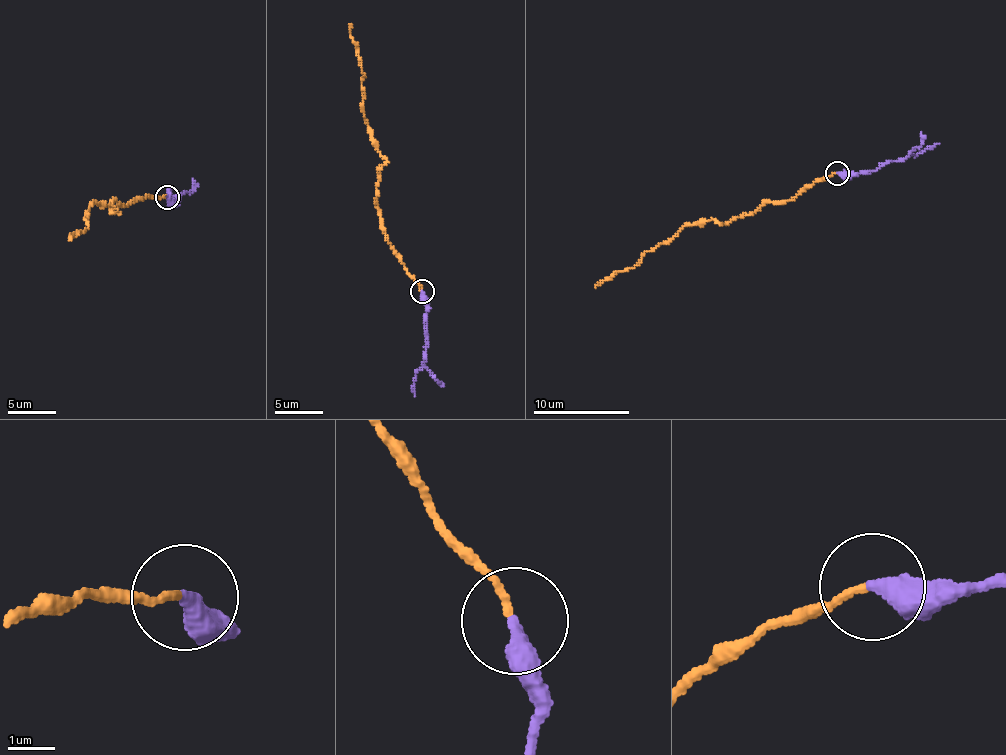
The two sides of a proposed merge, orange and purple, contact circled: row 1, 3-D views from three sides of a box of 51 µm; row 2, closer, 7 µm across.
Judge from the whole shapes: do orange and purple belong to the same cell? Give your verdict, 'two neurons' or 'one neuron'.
two neurons

